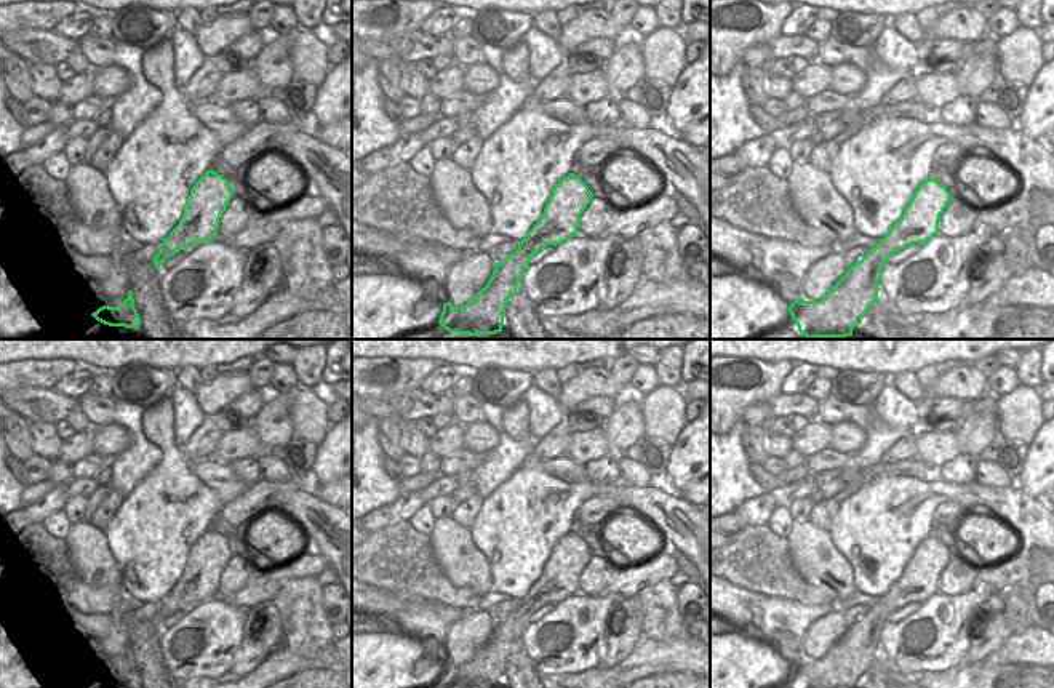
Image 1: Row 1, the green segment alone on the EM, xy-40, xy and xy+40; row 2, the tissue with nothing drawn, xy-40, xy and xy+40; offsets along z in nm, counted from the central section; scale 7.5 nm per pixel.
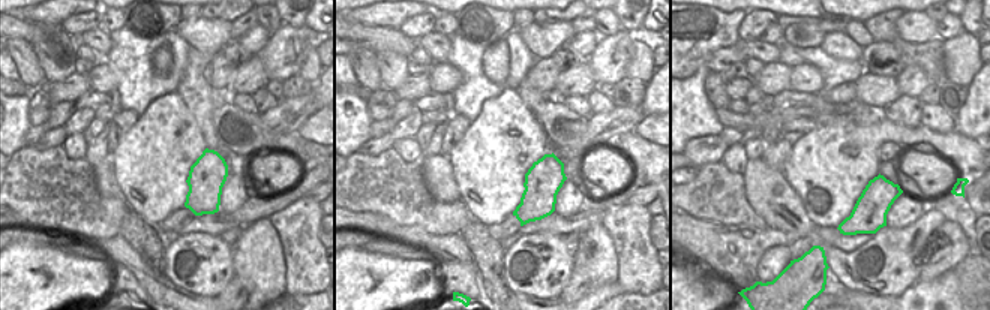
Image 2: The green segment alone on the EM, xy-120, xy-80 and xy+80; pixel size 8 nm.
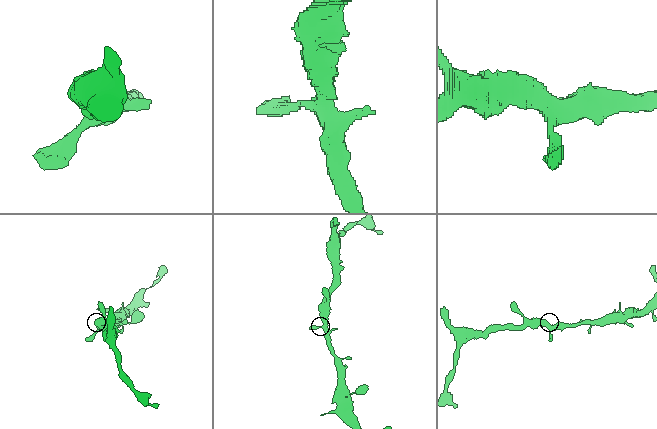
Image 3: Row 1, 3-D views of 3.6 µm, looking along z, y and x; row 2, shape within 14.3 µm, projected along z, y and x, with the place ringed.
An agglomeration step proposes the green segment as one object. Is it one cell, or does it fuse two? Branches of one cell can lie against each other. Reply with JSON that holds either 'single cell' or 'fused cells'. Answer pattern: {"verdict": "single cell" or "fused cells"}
{"verdict": "single cell"}

